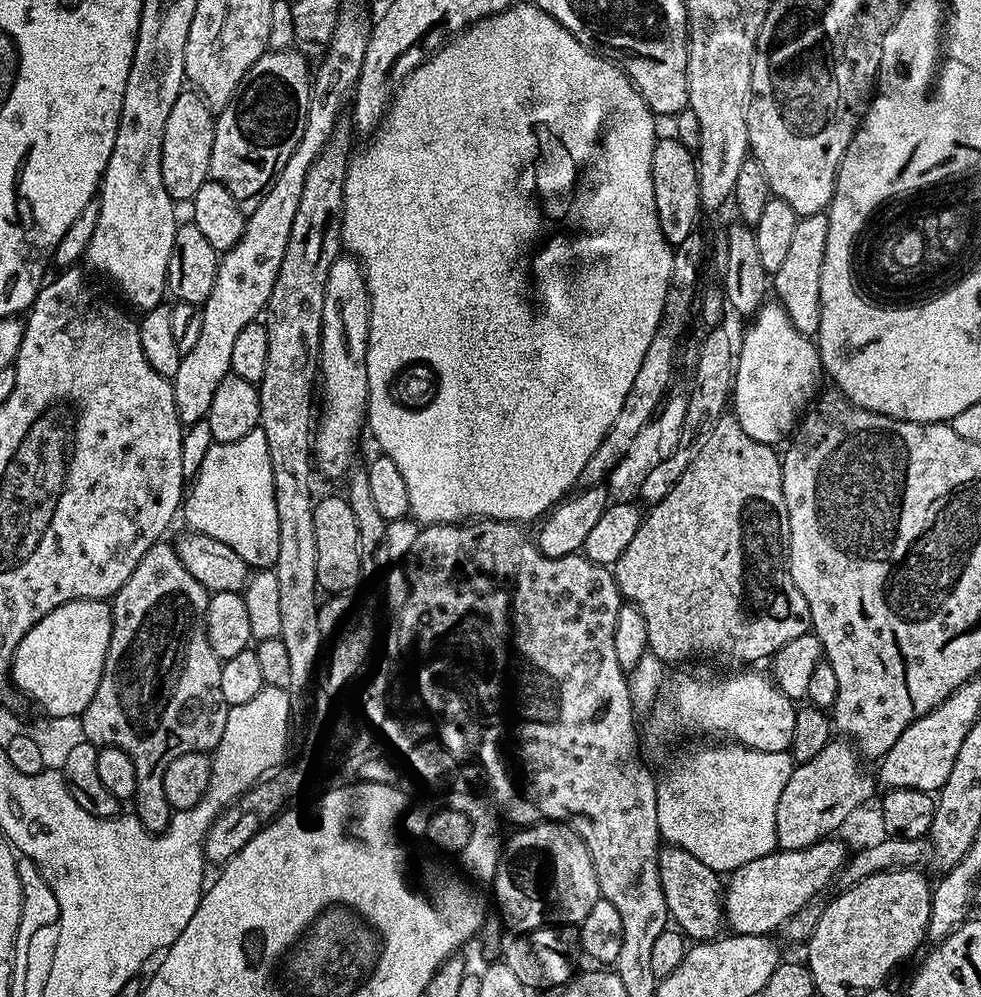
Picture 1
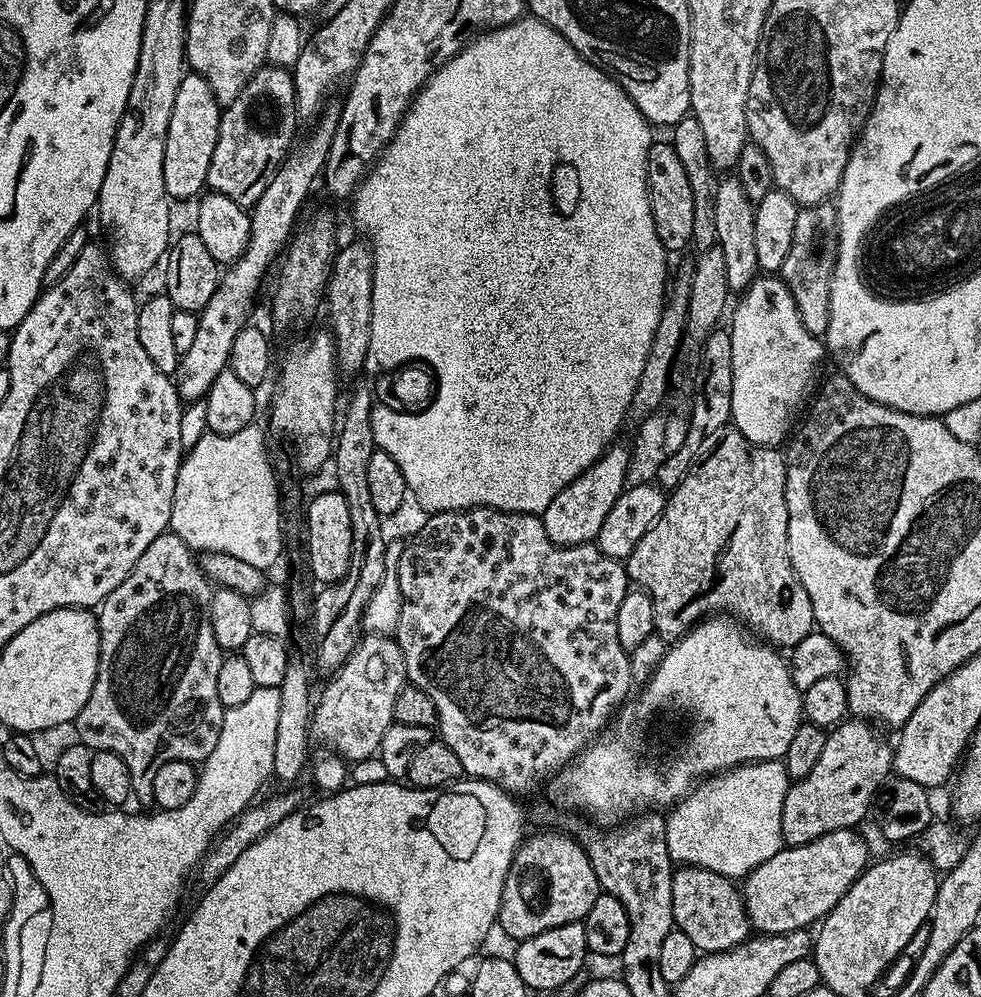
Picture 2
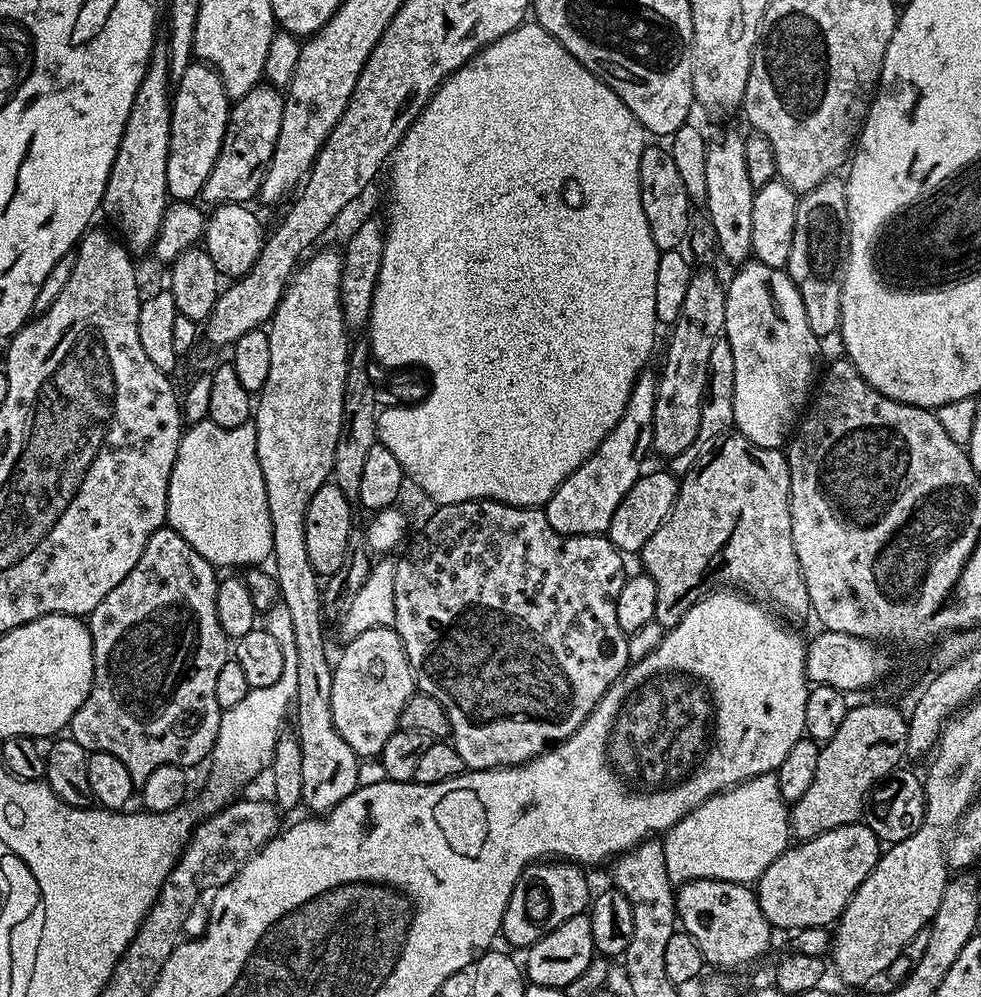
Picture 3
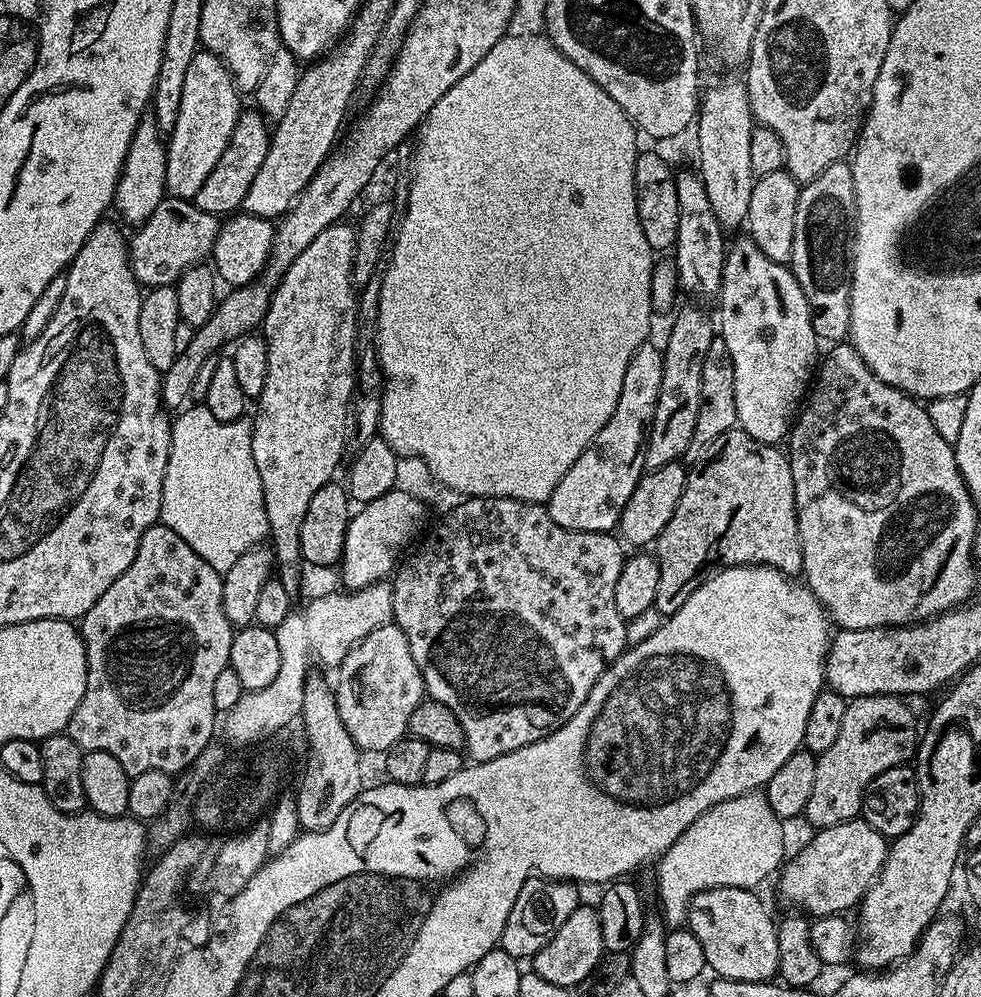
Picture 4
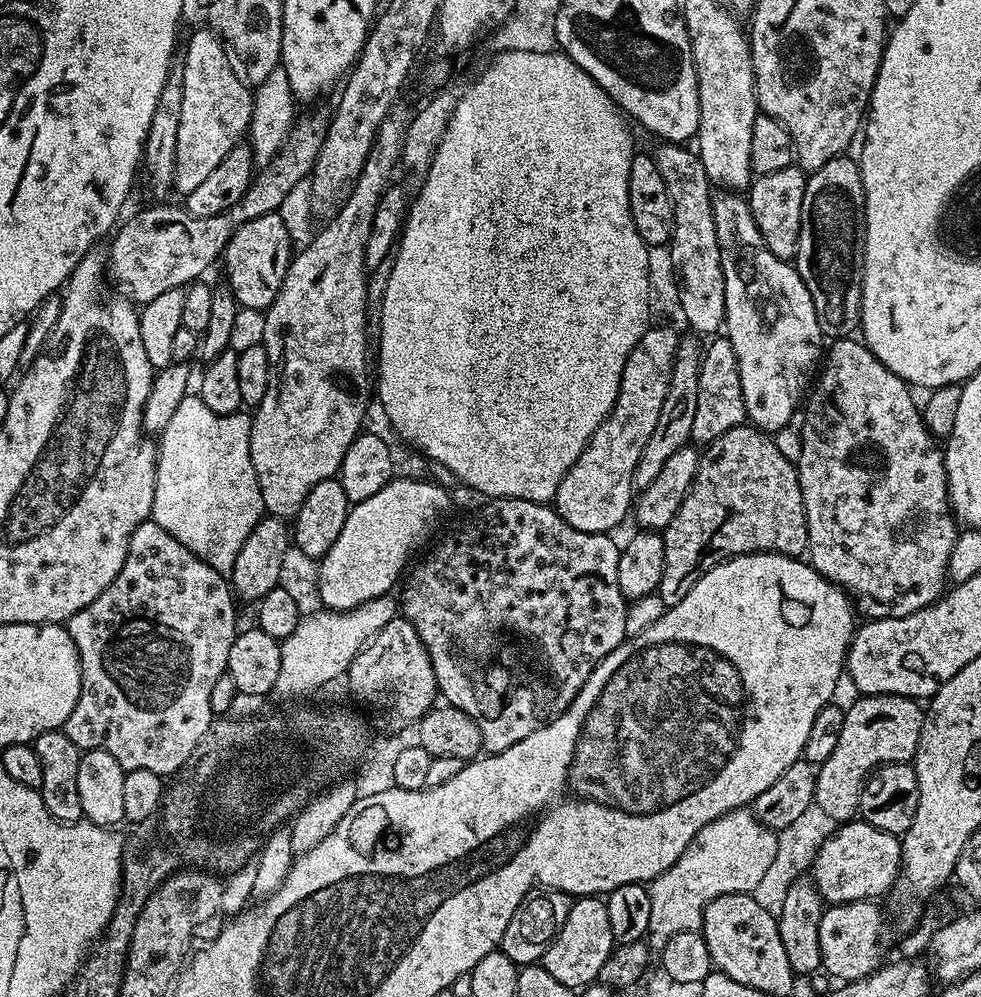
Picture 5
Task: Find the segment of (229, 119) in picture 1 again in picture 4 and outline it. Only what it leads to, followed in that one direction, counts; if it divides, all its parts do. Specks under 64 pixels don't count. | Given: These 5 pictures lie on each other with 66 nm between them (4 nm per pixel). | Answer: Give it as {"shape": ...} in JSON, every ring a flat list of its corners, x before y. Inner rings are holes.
{"shape":[[241,111,234,126,234,134,230,134,230,142,226,142,226,150,222,150,222,158,218,158,206,182,202,182,202,190,196,192,194,203,201,212,209,212,221,218,235,213,243,205,246,190,250,190,258,170,262,170,262,162,268,153,270,124,259,111,251,111]]}

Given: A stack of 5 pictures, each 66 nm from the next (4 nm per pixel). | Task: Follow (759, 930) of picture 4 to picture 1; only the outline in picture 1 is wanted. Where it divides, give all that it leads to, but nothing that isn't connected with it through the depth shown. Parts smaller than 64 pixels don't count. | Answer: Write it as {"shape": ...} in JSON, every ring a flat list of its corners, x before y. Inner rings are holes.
{"shape":[[675,846,661,847,660,873,668,914,675,927,692,942,714,940,721,935,726,924,726,896,722,891,721,873,710,870,706,862,698,862,694,854]]}

